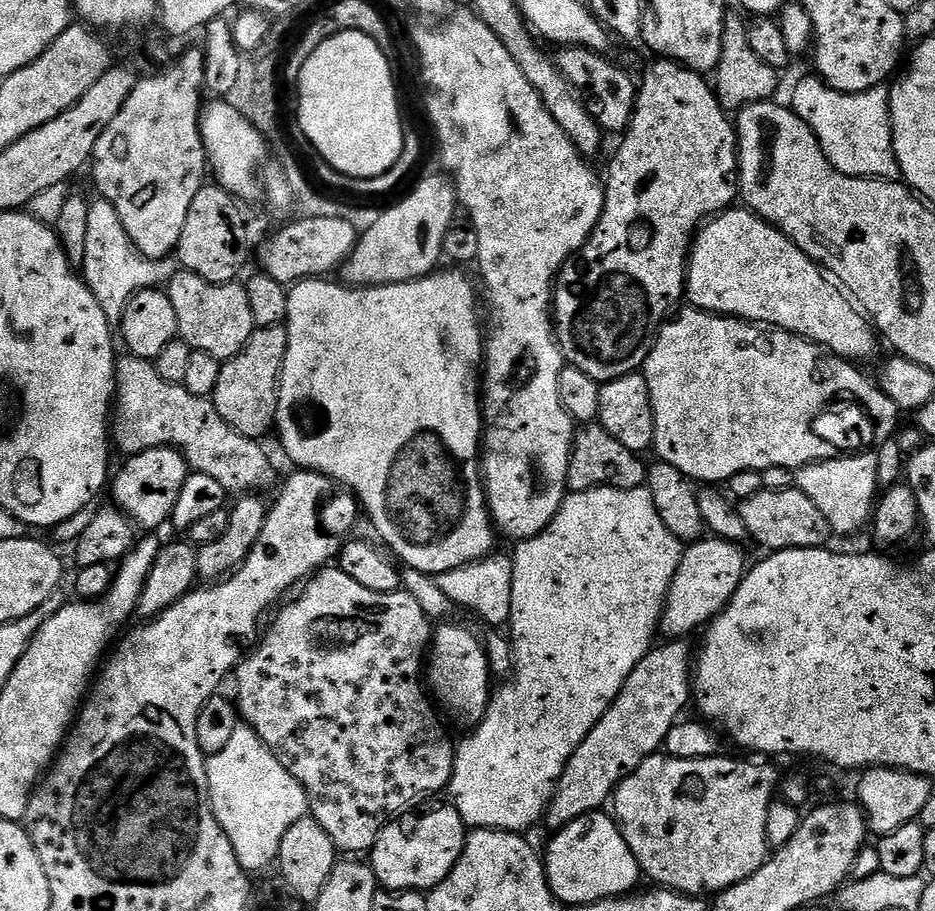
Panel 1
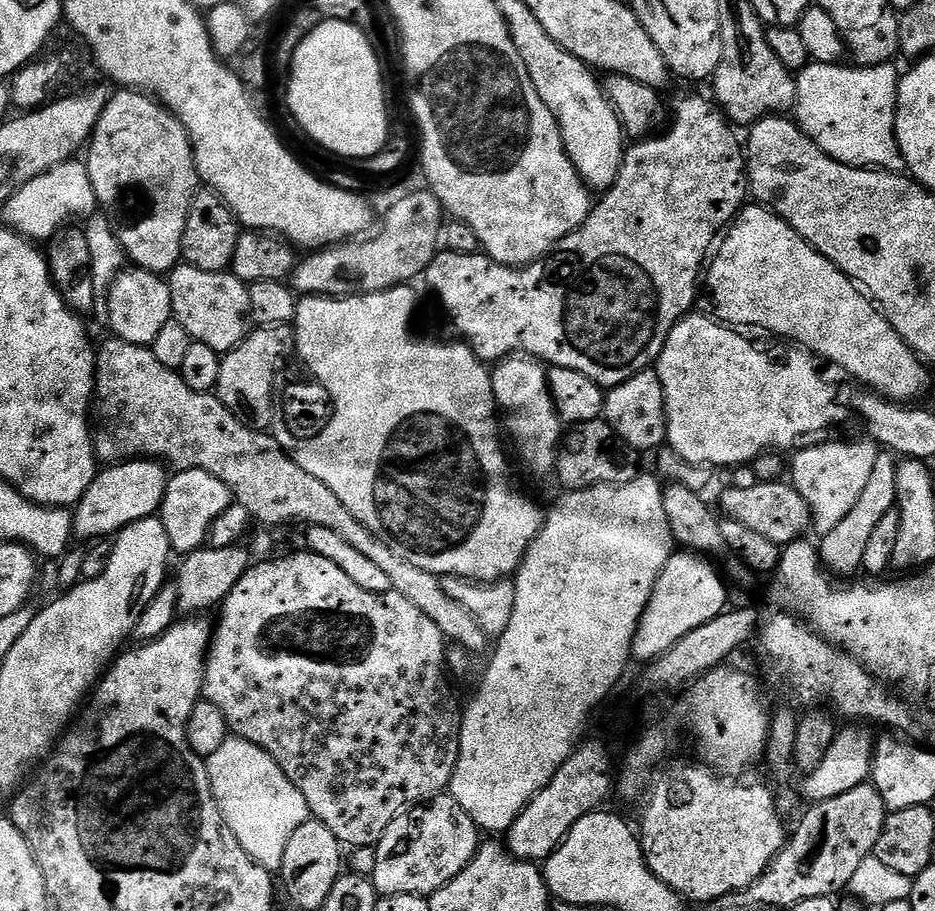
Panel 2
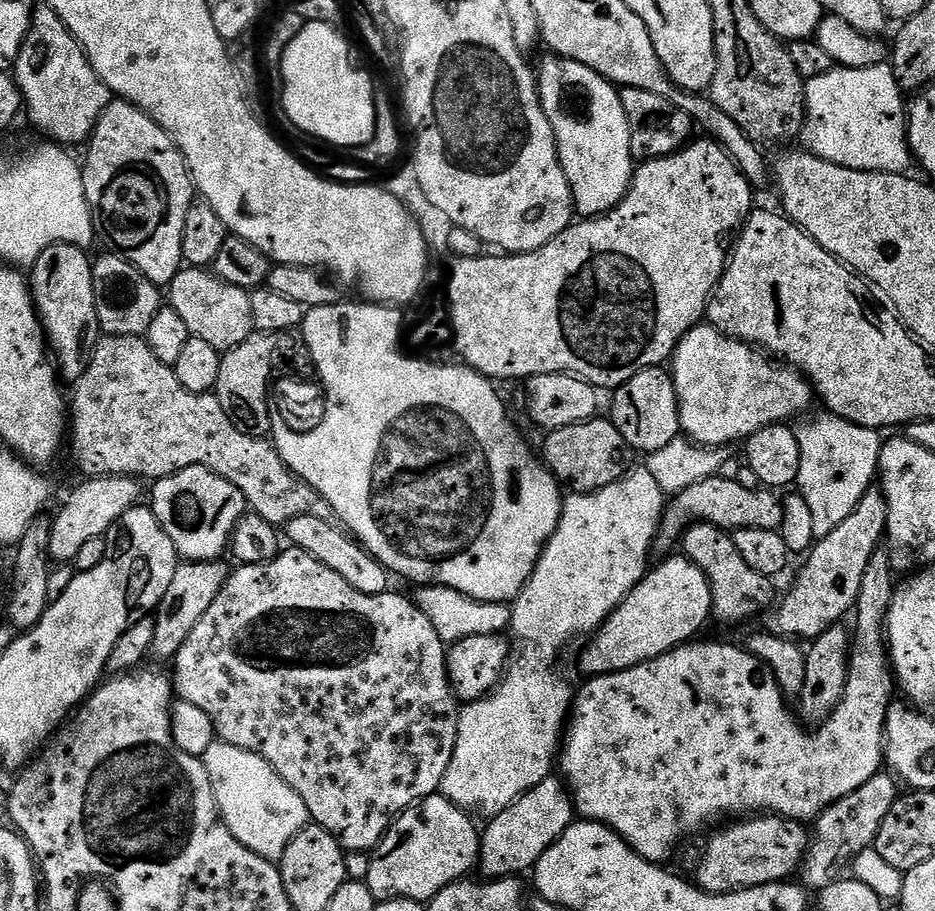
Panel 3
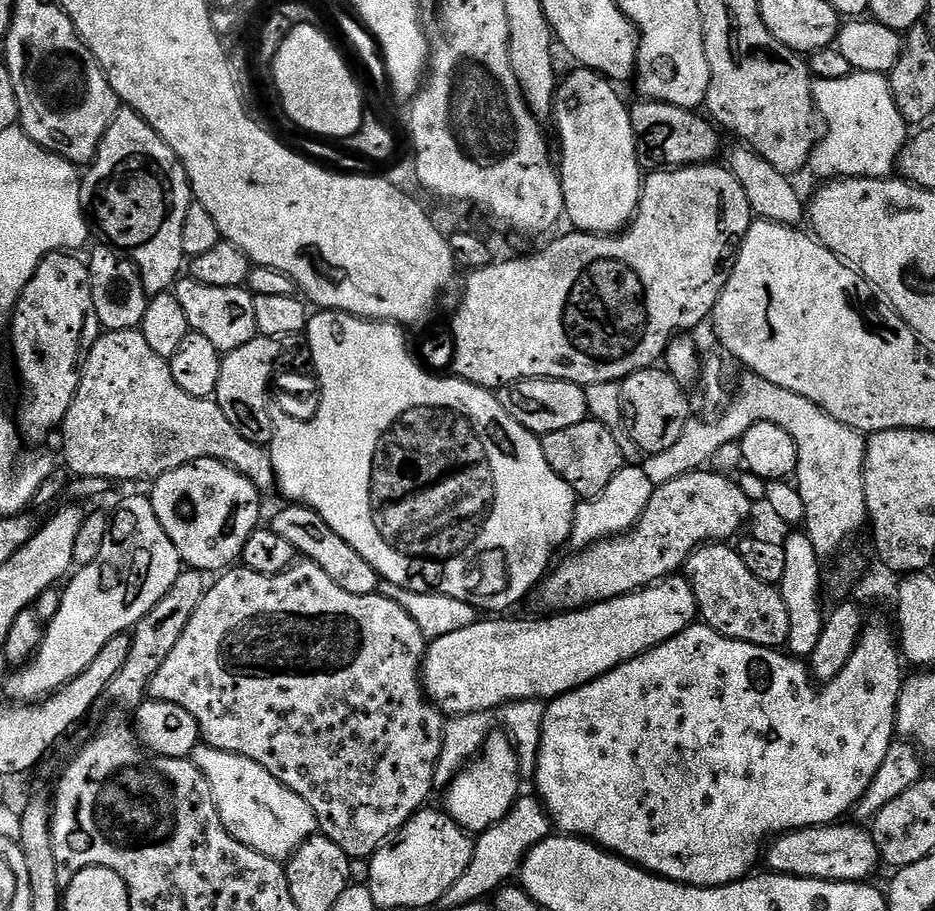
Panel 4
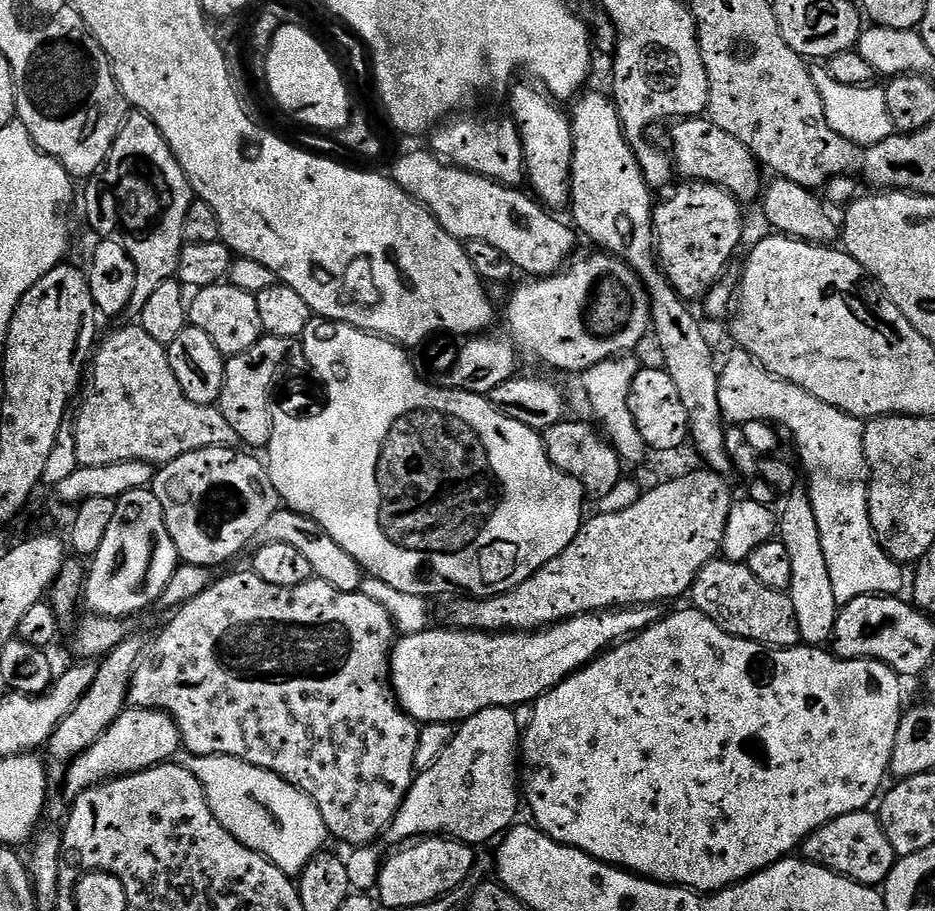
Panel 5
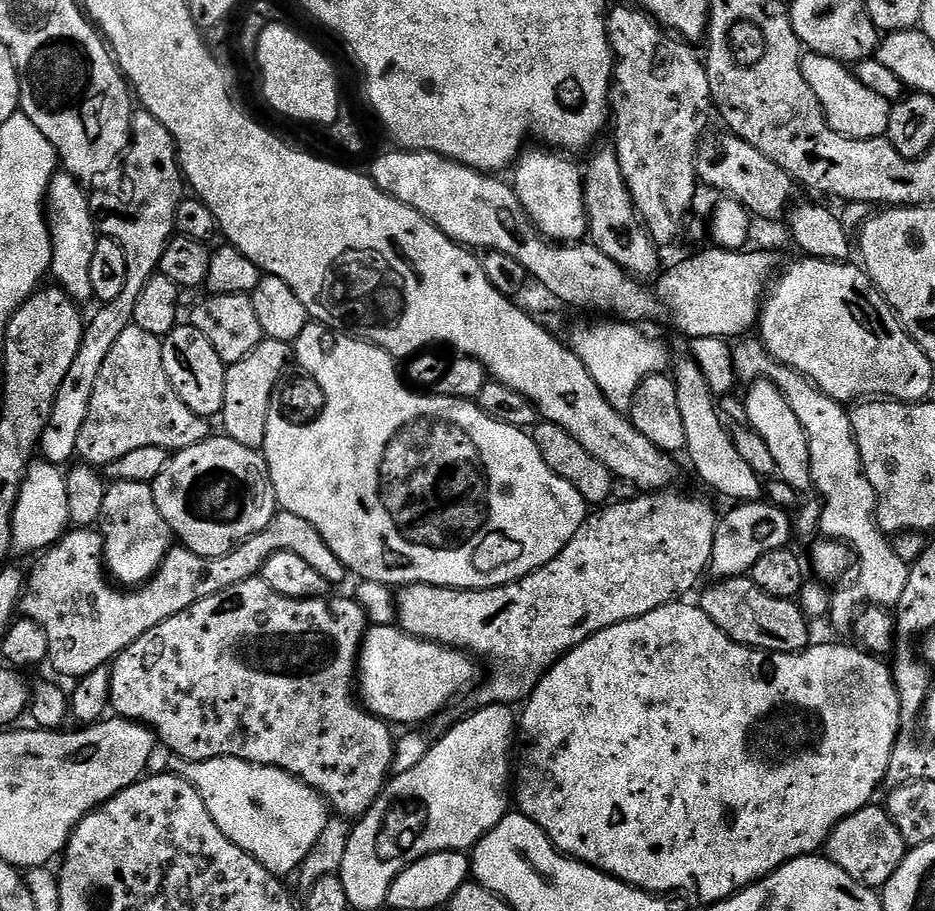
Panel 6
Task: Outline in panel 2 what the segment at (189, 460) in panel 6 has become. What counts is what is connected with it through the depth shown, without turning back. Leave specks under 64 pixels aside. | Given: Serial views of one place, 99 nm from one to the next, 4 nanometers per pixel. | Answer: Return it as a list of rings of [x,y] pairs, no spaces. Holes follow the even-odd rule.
[[[206,470],[176,472],[168,481],[164,501],[158,513],[162,526],[166,526],[173,553],[187,554],[205,547],[212,523],[233,502],[232,491],[221,480],[214,478],[214,474],[206,474]]]

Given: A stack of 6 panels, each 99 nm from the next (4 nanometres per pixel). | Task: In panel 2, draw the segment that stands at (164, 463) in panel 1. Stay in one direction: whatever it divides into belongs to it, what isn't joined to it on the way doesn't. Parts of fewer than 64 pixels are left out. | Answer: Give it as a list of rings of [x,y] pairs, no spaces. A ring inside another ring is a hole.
[[[133,458],[105,468],[108,468],[105,472],[104,469],[97,471],[92,485],[74,505],[72,530],[77,541],[92,542],[97,538],[111,537],[121,528],[157,515],[164,501],[170,476],[169,473],[164,473],[166,468],[163,463],[147,458]]]

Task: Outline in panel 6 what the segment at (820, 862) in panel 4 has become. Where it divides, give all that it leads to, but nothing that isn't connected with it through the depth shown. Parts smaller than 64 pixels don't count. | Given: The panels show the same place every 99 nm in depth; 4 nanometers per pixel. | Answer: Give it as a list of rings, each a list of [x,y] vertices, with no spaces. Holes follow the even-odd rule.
[[[873,802],[832,828],[826,845],[826,856],[834,866],[846,870],[846,874],[850,874],[850,878],[854,878],[859,884],[880,890],[888,883],[894,870],[898,870],[909,848],[888,809]]]

